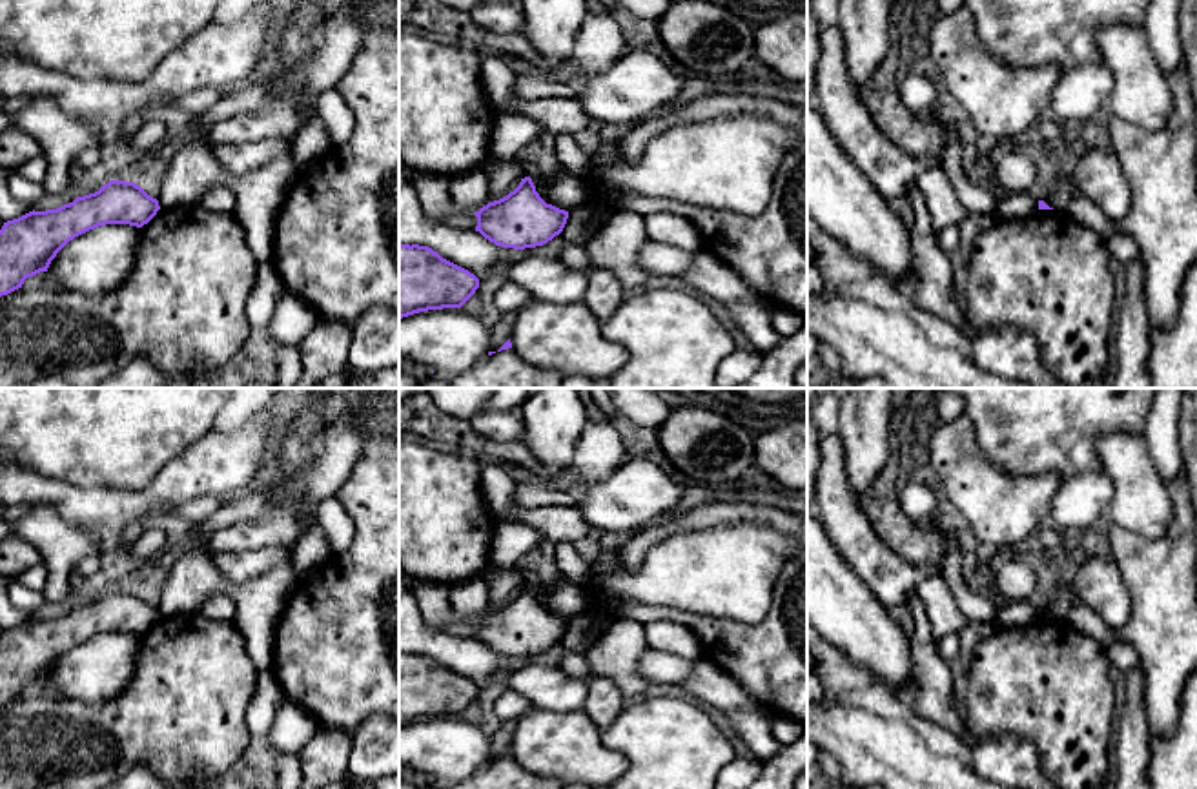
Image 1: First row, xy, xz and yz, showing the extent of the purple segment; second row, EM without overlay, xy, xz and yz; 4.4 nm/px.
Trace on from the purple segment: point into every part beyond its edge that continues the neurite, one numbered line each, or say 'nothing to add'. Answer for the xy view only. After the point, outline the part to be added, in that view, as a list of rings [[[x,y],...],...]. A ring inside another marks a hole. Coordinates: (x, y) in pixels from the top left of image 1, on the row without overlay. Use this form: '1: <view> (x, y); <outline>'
nothing to add

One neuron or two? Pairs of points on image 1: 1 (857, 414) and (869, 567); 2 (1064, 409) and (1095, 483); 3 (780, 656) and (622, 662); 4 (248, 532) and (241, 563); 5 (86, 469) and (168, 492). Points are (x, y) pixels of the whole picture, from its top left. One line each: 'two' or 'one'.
1: two
2: two
3: two
4: two
5: two

